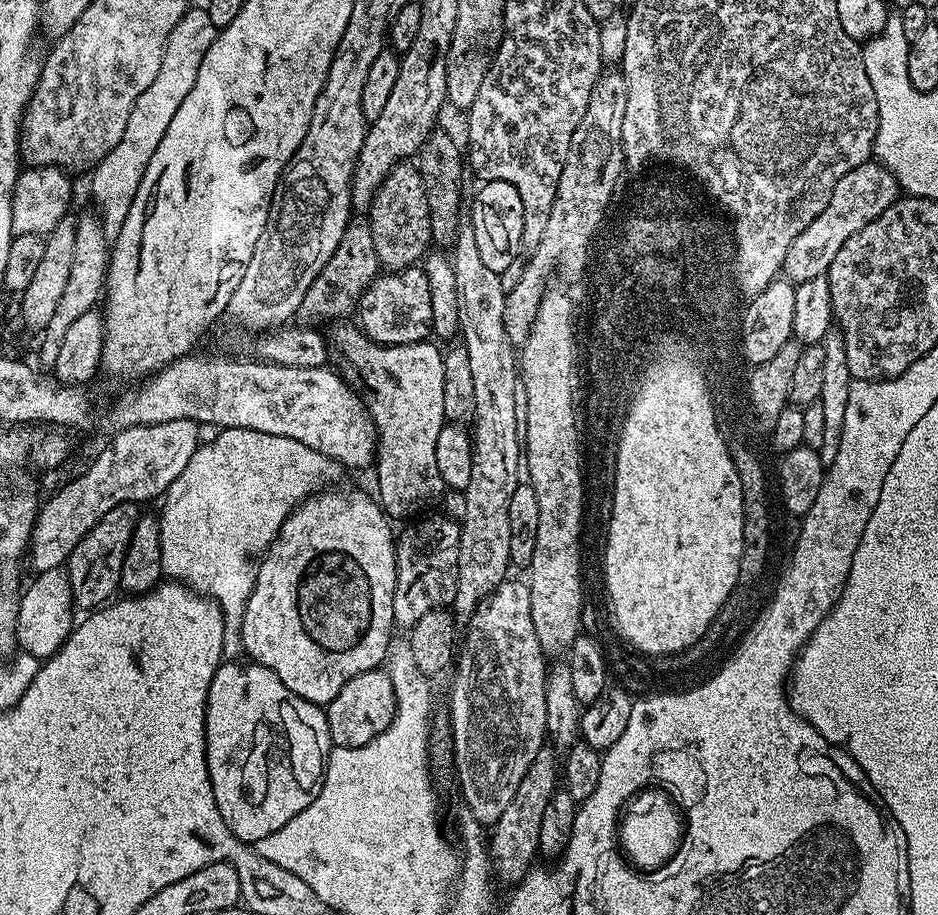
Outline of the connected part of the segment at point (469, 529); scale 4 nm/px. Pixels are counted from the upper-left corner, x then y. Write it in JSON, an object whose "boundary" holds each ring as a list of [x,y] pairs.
{"boundary":[[[461,222],[456,231],[456,239],[450,245],[450,255],[452,257],[452,265],[454,266],[454,274],[458,282],[458,318],[460,319],[459,335],[462,337],[462,342],[466,346],[466,354],[470,354],[470,370],[474,373],[474,425],[470,435],[472,437],[472,465],[470,466],[470,486],[464,488],[466,496],[466,514],[459,521],[460,526],[460,545],[458,546],[458,586],[456,587],[456,602],[454,605],[454,615],[457,621],[467,622],[472,619],[477,608],[487,600],[493,590],[496,589],[508,575],[508,568],[512,564],[510,558],[510,497],[514,494],[516,485],[520,483],[518,478],[519,466],[522,463],[522,436],[516,430],[517,419],[514,410],[514,386],[518,381],[518,356],[514,351],[513,345],[508,342],[508,335],[504,329],[504,298],[506,295],[506,284],[500,281],[501,273],[497,269],[486,266],[486,262],[482,262],[482,254],[478,254],[478,242],[474,238],[474,226],[470,222]]]}

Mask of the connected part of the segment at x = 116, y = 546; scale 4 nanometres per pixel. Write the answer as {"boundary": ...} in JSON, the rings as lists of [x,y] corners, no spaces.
{"boundary":[[[129,502],[114,506],[114,510],[102,514],[100,521],[84,535],[82,542],[78,542],[76,549],[69,554],[66,571],[72,591],[72,603],[77,609],[95,610],[107,605],[117,595],[123,558],[126,557],[127,547],[130,546],[135,524],[142,515],[141,509],[136,508],[139,507]]]}

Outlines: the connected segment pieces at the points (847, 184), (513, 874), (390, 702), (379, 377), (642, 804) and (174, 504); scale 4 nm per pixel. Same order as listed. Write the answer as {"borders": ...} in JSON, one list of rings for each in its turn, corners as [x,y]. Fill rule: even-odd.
{"borders":[[[[869,162],[850,170],[850,174],[842,174],[842,178],[838,178],[838,186],[834,186],[834,194],[830,194],[830,202],[826,202],[826,210],[822,210],[822,214],[818,214],[818,218],[814,218],[814,222],[810,222],[810,226],[806,226],[806,230],[790,242],[782,267],[787,279],[797,285],[825,275],[834,254],[842,250],[846,238],[862,230],[862,226],[874,222],[874,218],[878,218],[878,214],[896,203],[897,199],[897,182],[879,162]]],[[[545,746],[534,754],[534,762],[530,762],[530,770],[518,782],[518,790],[514,790],[514,798],[510,798],[506,810],[502,810],[502,818],[498,818],[496,823],[491,825],[492,844],[490,840],[490,868],[500,880],[505,880],[508,886],[515,886],[524,879],[529,868],[533,867],[535,856],[540,852],[540,835],[542,834],[542,813],[546,810],[546,802],[558,791],[558,771],[561,769],[562,760],[557,749],[552,746]]],[[[387,671],[363,672],[358,678],[350,678],[342,690],[338,690],[338,698],[334,698],[326,706],[328,714],[328,733],[332,744],[338,748],[357,748],[366,746],[390,722],[396,713],[396,695]]],[[[352,322],[327,325],[326,347],[335,371],[363,400],[364,411],[376,428],[374,471],[380,491],[378,503],[389,518],[415,517],[424,510],[419,508],[431,500],[439,501],[445,492],[434,454],[438,434],[446,423],[442,406],[444,353],[432,342],[375,344],[355,323],[348,323]]],[[[645,778],[639,788],[639,792],[622,802],[620,812],[614,814],[614,850],[624,871],[636,879],[652,880],[680,859],[690,826],[686,806],[677,802],[675,789],[654,784],[652,778]]],[[[226,428],[216,440],[216,444],[201,443],[196,452],[190,458],[190,462],[182,474],[174,483],[168,487],[166,501],[168,505],[164,508],[164,514],[159,517],[161,530],[161,570],[169,581],[184,584],[187,588],[193,588],[200,595],[210,600],[248,600],[248,596],[254,590],[256,581],[256,569],[258,561],[263,557],[267,548],[272,545],[272,539],[278,534],[282,522],[291,514],[305,498],[321,491],[331,480],[339,478],[342,468],[330,457],[323,456],[316,450],[304,446],[301,442],[294,442],[294,438],[278,438],[277,436],[261,436],[254,430],[245,428]]]]}

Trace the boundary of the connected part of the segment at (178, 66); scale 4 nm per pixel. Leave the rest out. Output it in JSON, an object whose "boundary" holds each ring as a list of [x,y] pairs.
{"boundary":[[[189,7],[185,11],[178,26],[170,30],[170,38],[166,38],[166,50],[162,54],[162,66],[158,66],[158,75],[146,90],[142,90],[142,94],[138,94],[138,102],[134,102],[134,110],[130,110],[130,119],[126,121],[126,131],[122,133],[118,146],[114,146],[114,150],[110,150],[110,154],[91,169],[92,196],[100,207],[98,219],[104,225],[108,241],[118,238],[122,222],[126,222],[126,214],[130,214],[130,202],[134,202],[134,194],[138,194],[142,174],[146,174],[146,166],[150,166],[150,158],[154,158],[154,150],[158,150],[158,142],[162,142],[178,106],[182,106],[186,94],[194,90],[202,58],[206,58],[206,50],[210,50],[217,31],[214,22],[210,22],[207,7]]]}

